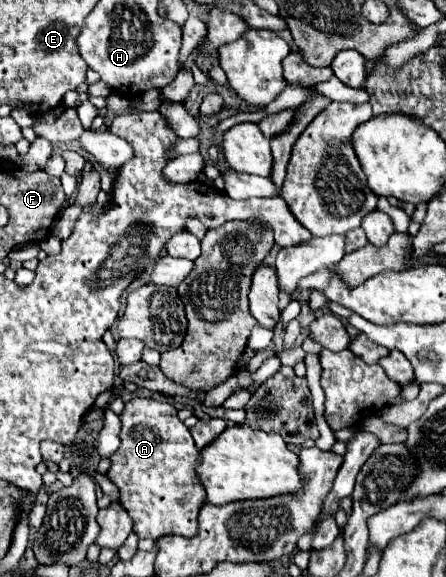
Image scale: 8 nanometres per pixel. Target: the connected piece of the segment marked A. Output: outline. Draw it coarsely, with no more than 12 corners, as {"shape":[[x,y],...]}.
{"shape":[[133,398],[107,476],[133,532],[195,536],[199,450],[171,402]]}

